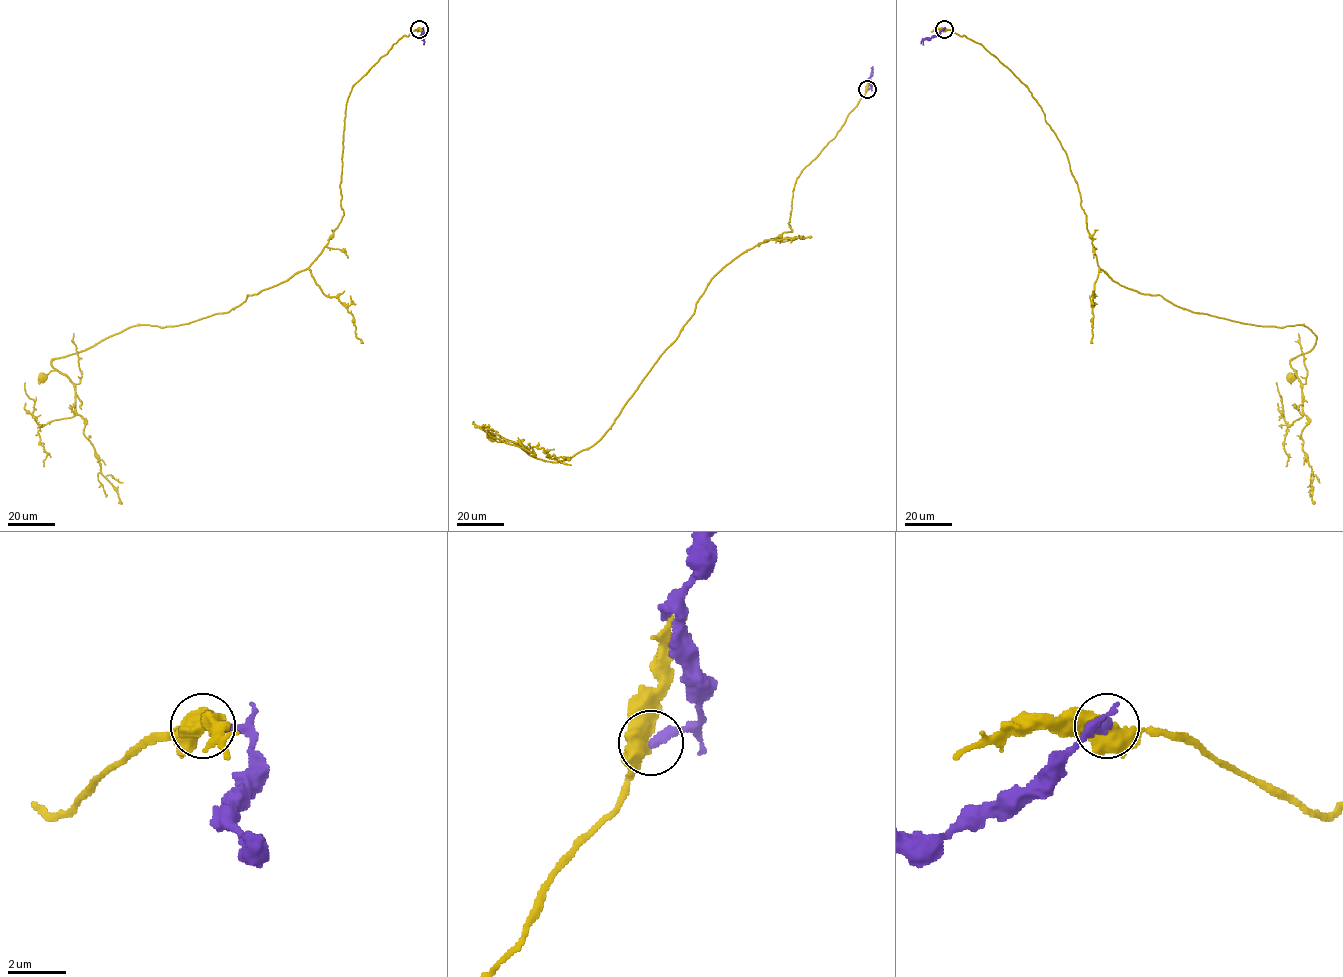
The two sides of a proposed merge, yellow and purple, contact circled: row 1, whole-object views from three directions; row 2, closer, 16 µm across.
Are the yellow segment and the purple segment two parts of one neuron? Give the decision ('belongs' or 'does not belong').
does not belong

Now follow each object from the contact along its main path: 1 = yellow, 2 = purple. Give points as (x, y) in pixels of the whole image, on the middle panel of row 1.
1: (867, 89), (797, 178), (792, 231), (746, 250), (711, 279), (676, 339), (596, 443), (550, 462), (491, 436)
2: (867, 89), (871, 87), (872, 69)

